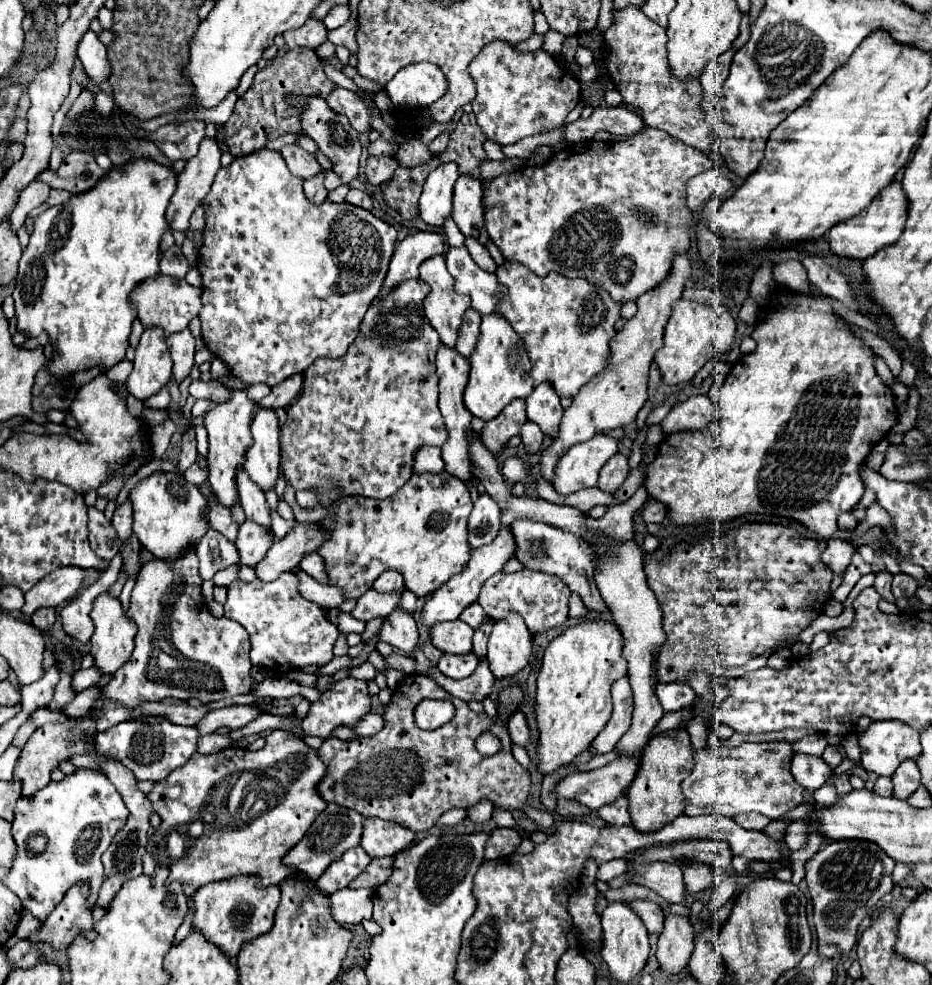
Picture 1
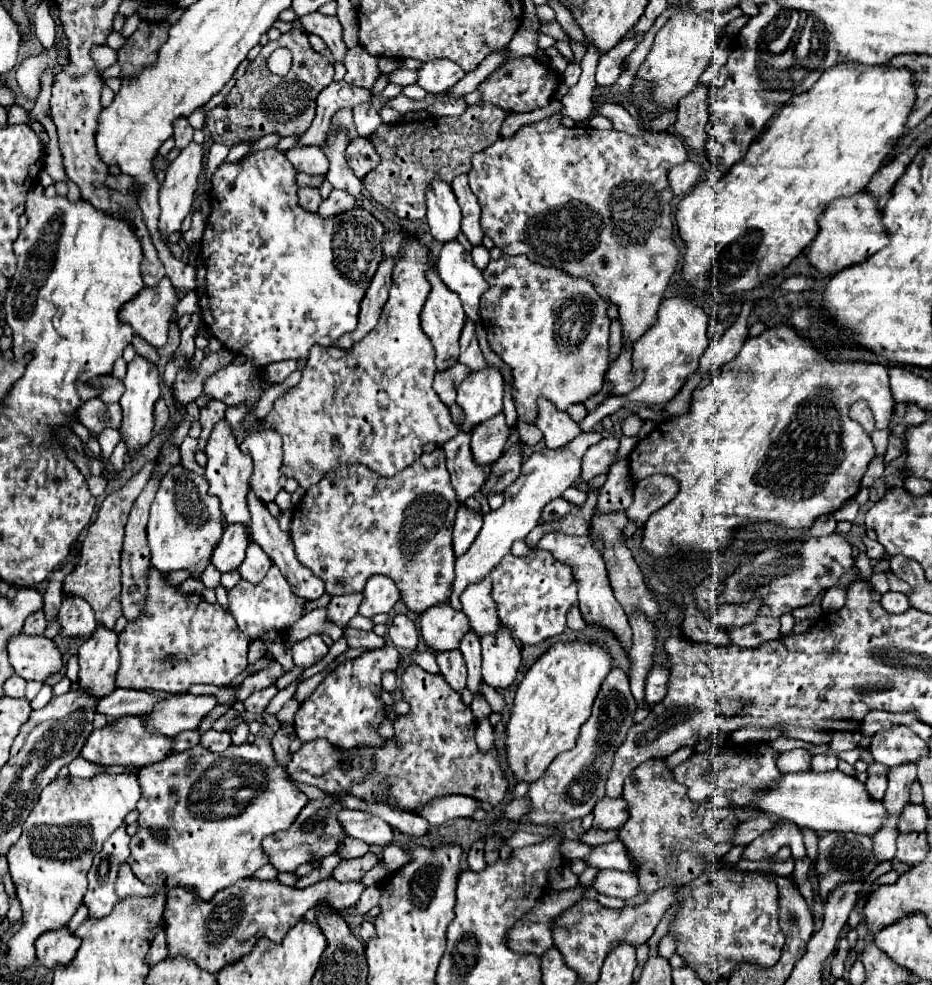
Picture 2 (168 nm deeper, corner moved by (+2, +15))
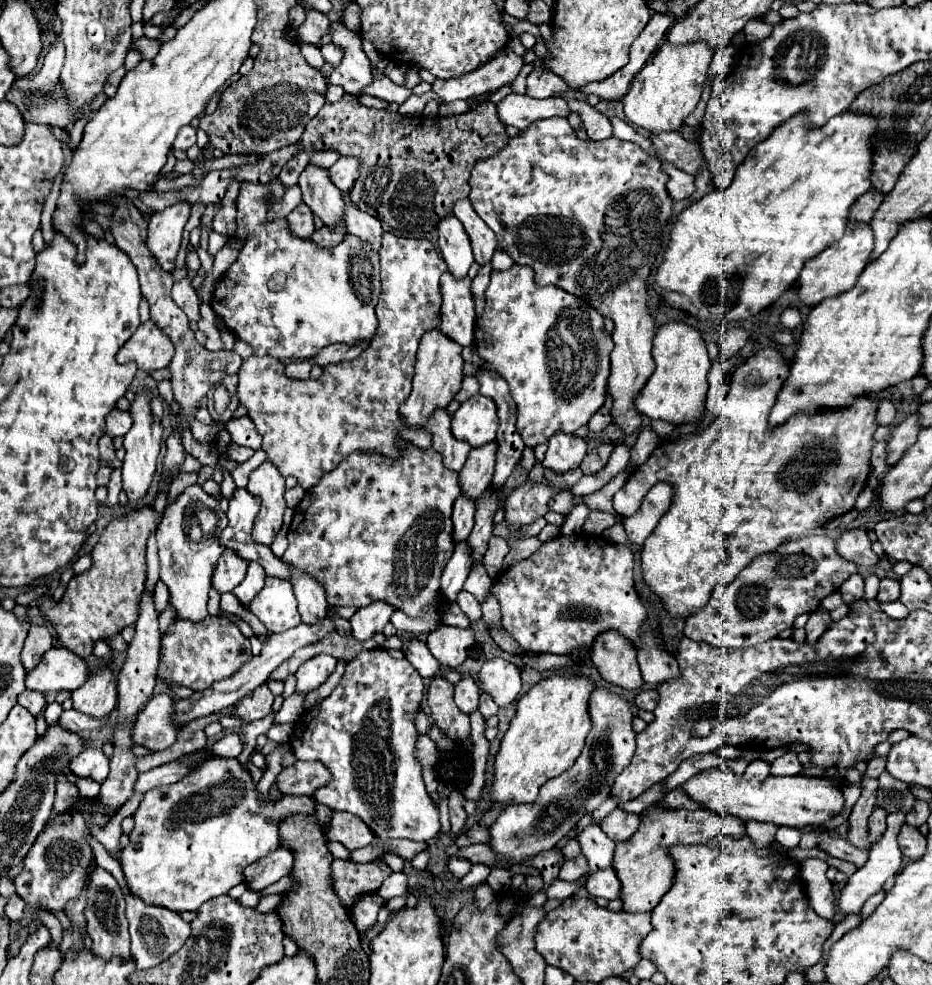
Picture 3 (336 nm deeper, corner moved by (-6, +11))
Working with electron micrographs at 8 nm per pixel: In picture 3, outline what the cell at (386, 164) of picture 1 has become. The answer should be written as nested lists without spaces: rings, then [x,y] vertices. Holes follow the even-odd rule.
[[[341,156],[327,172],[329,172],[331,182],[341,192],[347,192],[351,188],[351,184],[355,182],[355,176],[359,174],[359,162],[351,160],[351,156]]]

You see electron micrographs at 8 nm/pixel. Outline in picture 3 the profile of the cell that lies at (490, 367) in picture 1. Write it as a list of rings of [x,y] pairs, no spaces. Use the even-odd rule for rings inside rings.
[[[481,394],[463,402],[451,418],[451,434],[473,448],[493,442],[497,426],[499,420],[495,420],[495,404]]]

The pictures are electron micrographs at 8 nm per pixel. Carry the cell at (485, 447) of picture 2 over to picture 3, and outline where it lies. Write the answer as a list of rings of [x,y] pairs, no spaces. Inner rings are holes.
[[[495,442],[485,444],[483,448],[473,448],[465,466],[459,472],[461,494],[469,500],[477,500],[487,484],[491,482],[491,472],[495,470]]]

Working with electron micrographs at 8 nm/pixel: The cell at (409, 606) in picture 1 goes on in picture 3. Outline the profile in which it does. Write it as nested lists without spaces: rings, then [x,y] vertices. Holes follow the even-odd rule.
[[[279,724],[279,726],[271,726],[271,730],[265,736],[273,742],[281,742],[281,740],[289,740],[291,732],[293,732],[293,724]]]

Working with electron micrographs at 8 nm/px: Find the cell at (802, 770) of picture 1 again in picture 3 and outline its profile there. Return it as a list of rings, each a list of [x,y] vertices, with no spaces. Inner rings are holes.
[[[787,752],[771,762],[773,776],[795,776],[799,772],[801,772],[801,764],[797,760],[797,754],[793,754],[793,752]]]

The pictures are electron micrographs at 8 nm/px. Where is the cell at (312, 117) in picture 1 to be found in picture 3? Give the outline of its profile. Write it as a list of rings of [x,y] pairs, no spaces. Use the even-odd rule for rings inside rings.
[[[347,192],[343,194],[345,198],[345,206],[347,206],[347,234],[357,236],[359,240],[371,244],[371,248],[375,252],[379,252],[381,248],[381,238],[383,238],[383,228],[381,222],[375,220],[373,216],[367,216],[363,212],[359,212],[359,208],[355,208],[355,204],[351,204],[351,200],[347,200]]]

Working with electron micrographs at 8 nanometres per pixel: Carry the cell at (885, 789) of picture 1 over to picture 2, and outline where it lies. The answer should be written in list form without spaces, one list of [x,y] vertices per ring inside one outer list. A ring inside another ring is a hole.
[[[869,776],[867,782],[867,792],[871,792],[871,796],[875,796],[875,800],[881,800],[885,796],[885,790],[887,790],[887,776]]]

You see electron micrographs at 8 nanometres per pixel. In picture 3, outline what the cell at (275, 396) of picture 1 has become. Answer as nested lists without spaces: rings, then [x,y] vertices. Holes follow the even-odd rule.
[[[291,362],[285,366],[285,374],[289,378],[295,380],[309,380],[309,372],[311,372],[311,362]]]

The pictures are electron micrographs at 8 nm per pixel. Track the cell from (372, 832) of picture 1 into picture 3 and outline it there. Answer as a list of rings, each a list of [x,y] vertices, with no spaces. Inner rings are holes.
[[[333,812],[325,830],[325,838],[327,842],[339,842],[349,852],[353,852],[367,846],[375,836],[371,836],[367,824],[363,824],[363,820],[357,816],[347,812]]]

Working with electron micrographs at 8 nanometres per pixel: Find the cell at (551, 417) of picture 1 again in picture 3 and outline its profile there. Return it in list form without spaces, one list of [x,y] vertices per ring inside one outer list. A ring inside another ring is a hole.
[[[559,434],[549,440],[549,448],[543,458],[543,466],[555,474],[567,474],[575,470],[587,454],[587,442],[573,434]]]

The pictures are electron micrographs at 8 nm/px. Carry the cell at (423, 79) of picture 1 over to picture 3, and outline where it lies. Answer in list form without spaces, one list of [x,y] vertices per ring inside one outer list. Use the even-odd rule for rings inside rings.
[[[505,48],[491,62],[483,64],[475,72],[463,74],[455,80],[435,80],[433,92],[439,94],[445,102],[491,94],[501,86],[513,84],[521,66],[523,66],[523,58]]]

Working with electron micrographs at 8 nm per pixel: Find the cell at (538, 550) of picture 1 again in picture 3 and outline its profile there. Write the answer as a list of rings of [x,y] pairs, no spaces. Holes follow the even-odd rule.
[[[617,632],[597,636],[591,648],[591,660],[605,682],[627,690],[641,688],[645,684],[639,672],[637,652],[633,650],[633,644]]]

